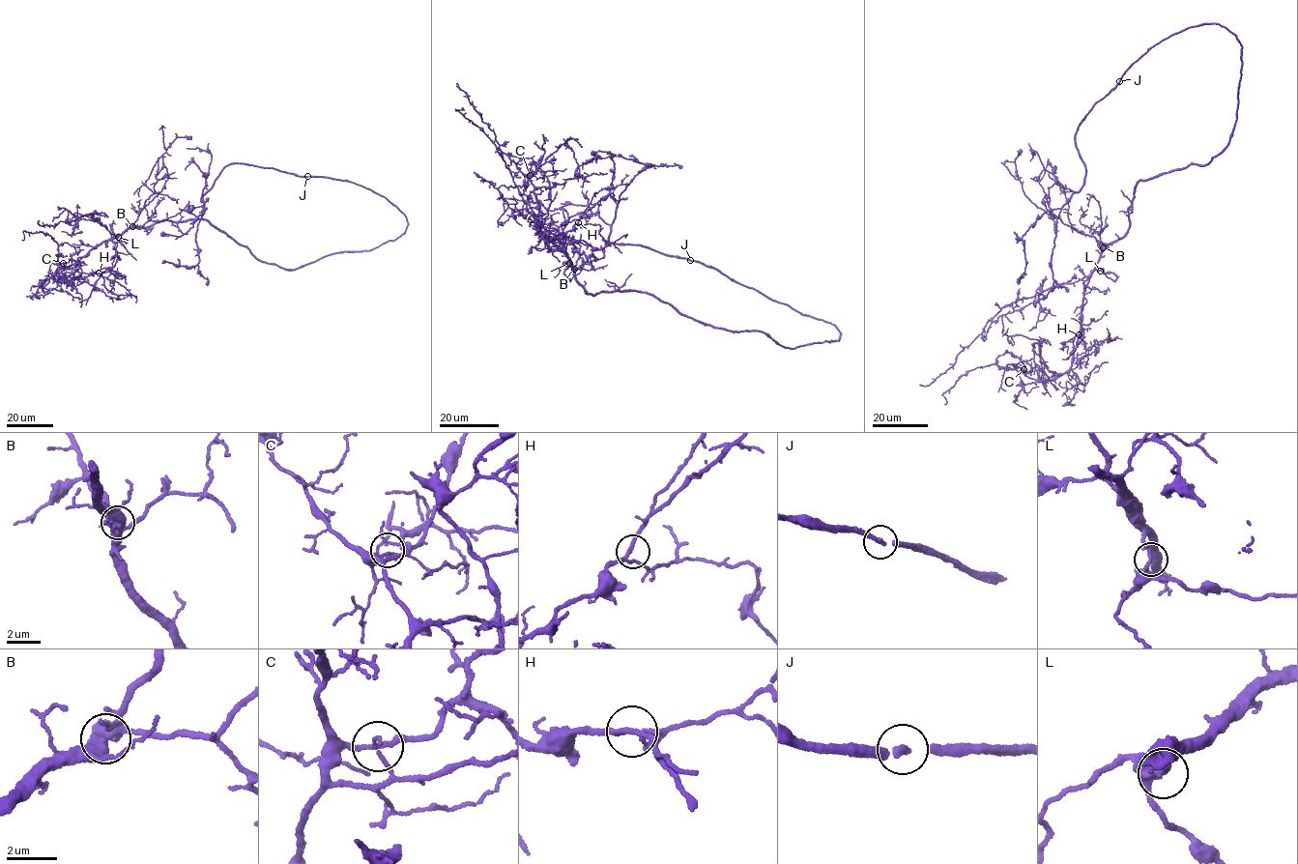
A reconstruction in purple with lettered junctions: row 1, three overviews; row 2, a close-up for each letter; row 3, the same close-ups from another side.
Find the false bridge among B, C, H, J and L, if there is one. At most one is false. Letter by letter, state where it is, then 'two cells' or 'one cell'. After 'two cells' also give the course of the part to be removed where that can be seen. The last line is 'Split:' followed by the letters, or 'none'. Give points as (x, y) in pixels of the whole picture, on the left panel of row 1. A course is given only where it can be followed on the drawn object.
B: (132, 226) | one cell
C: (63, 263) | one cell
H: (99, 273) | one cell
J: (307, 176) | one cell
L: (118, 237) | one cell
Split: none

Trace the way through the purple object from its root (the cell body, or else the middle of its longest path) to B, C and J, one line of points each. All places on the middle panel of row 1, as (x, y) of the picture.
B: (792, 348), (755, 330), (733, 331), (693, 319), (642, 291), (587, 293), (575, 280), (574, 269)
C: (792, 348), (755, 330), (733, 331), (693, 319), (642, 291), (586, 292), (562, 248), (538, 229), (530, 175)
J: (792, 348), (836, 341), (840, 331), (827, 322), (798, 312), (731, 279), (716, 270), (690, 260)

